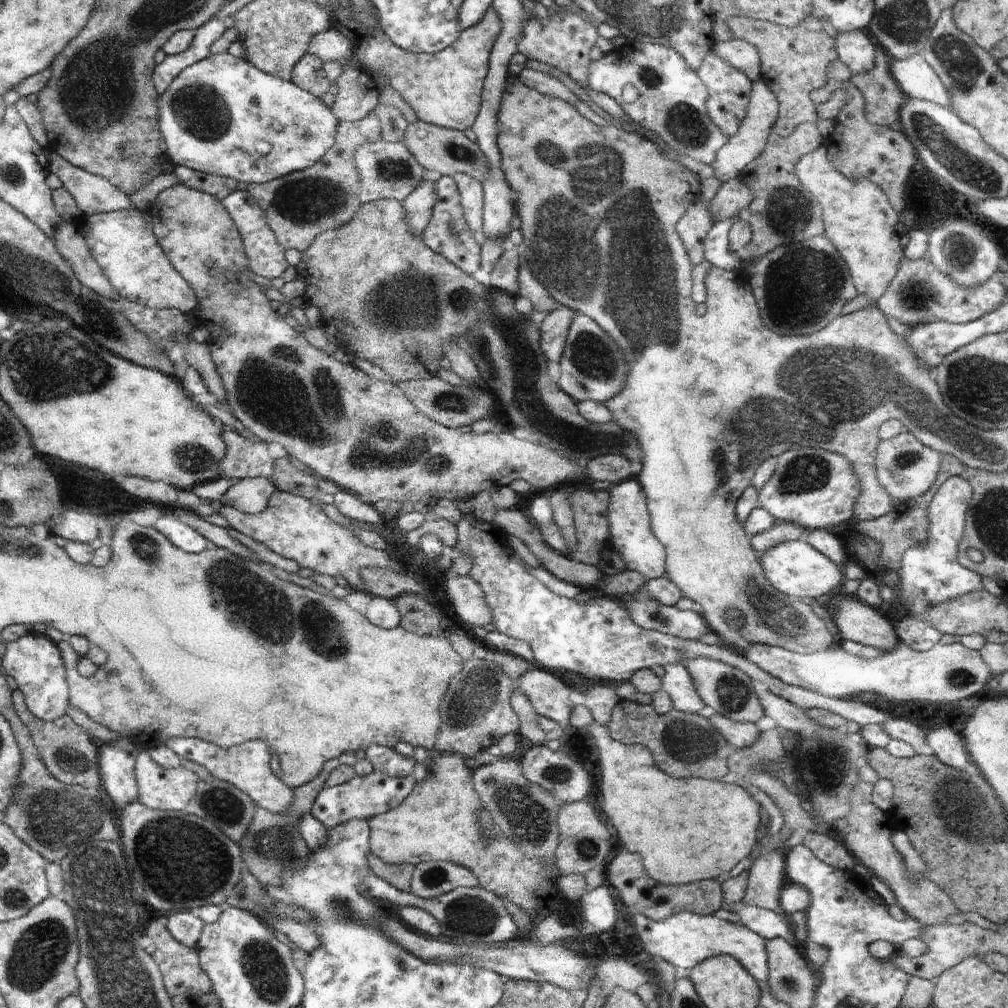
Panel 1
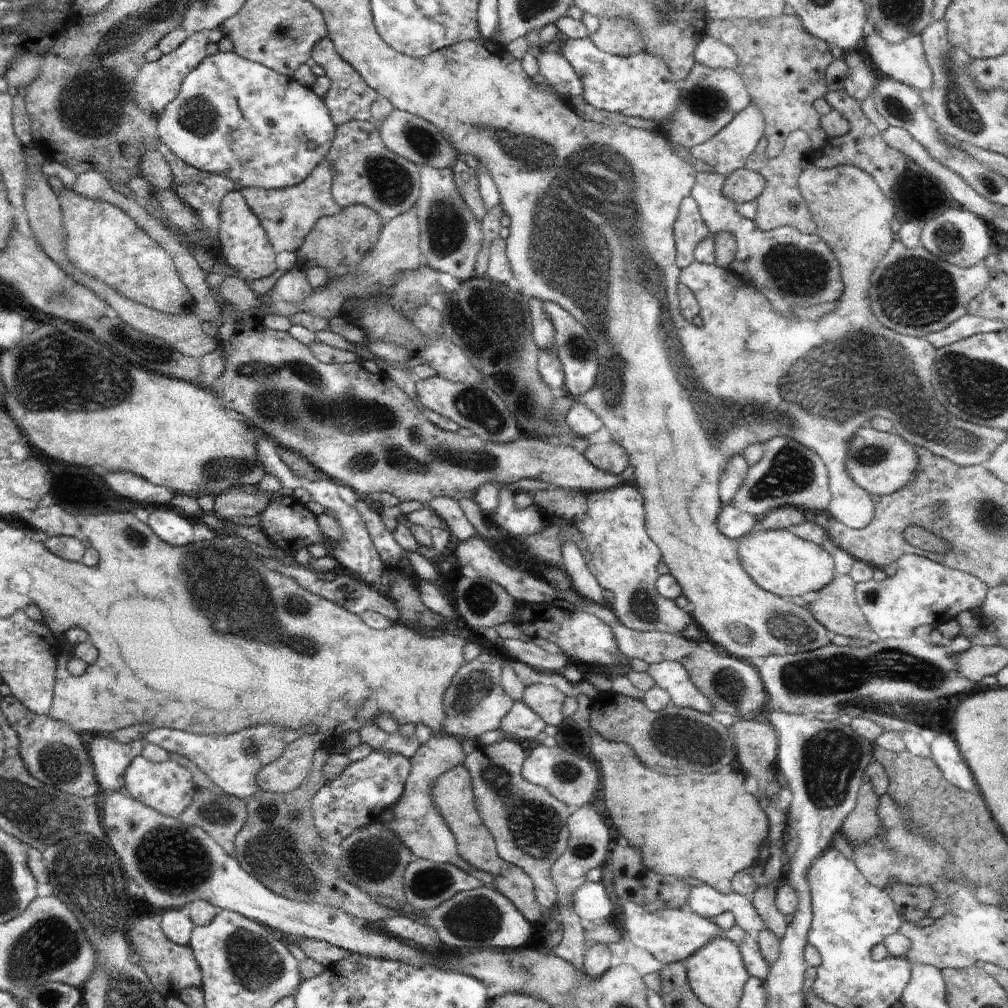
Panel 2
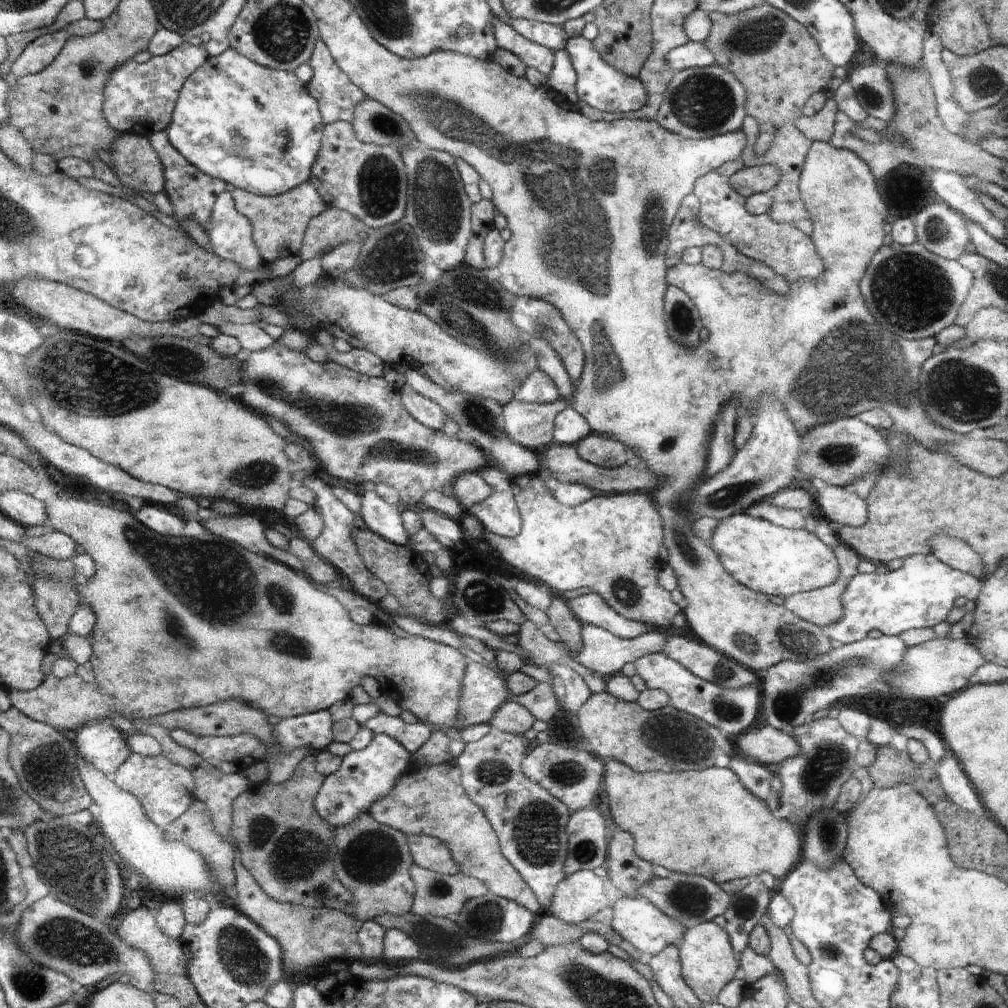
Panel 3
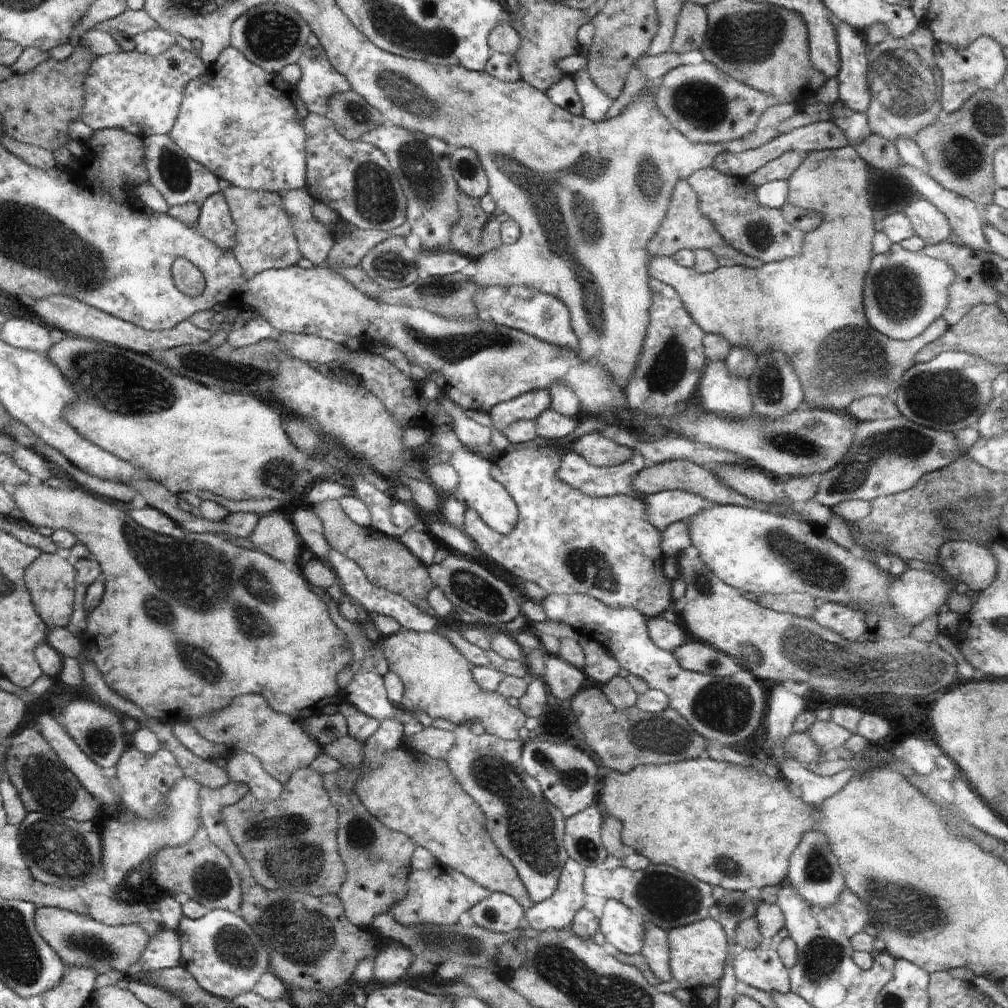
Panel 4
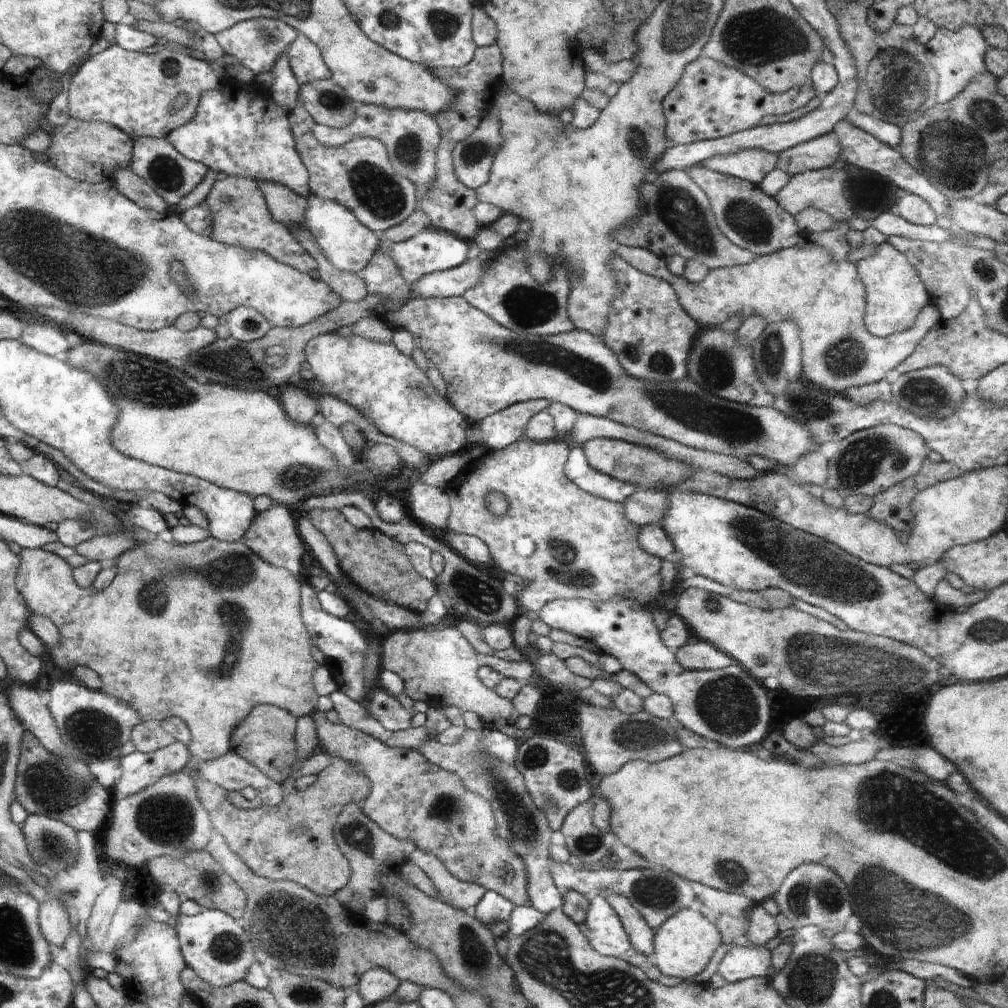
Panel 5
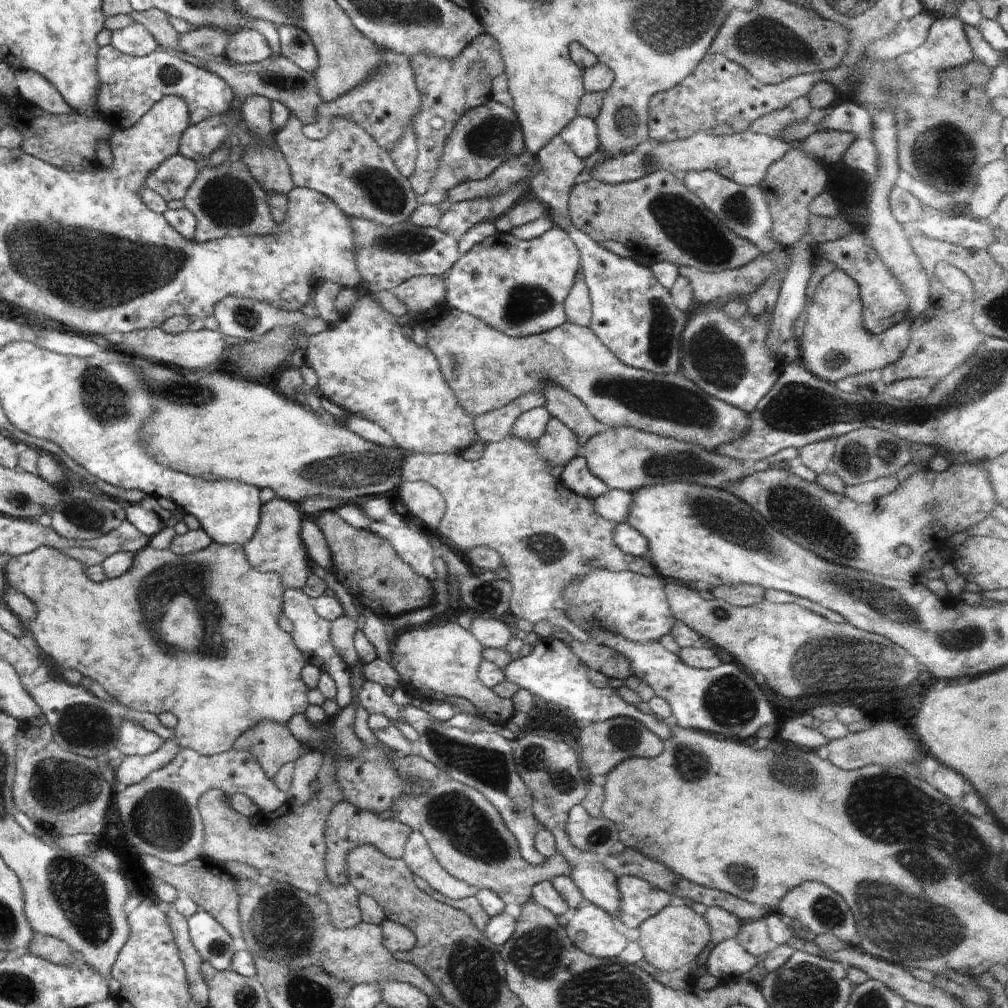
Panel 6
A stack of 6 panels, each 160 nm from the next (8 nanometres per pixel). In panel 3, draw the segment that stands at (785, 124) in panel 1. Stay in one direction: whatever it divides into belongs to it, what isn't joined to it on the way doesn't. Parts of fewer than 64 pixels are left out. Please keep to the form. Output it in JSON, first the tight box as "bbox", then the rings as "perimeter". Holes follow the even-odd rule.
{"bbox":[705,4,834,157],"perimeter":[[[764,4],[732,15],[724,13],[710,14],[712,30],[710,40],[705,40],[706,48],[714,53],[715,62],[730,71],[736,80],[745,88],[745,113],[751,116],[757,127],[757,139],[754,143],[755,153],[761,157],[772,144],[779,127],[788,120],[796,126],[796,121],[803,114],[804,103],[814,93],[822,92],[826,84],[833,78],[834,67],[828,64],[824,55],[819,51],[818,43],[802,24],[790,18],[784,11]]]}

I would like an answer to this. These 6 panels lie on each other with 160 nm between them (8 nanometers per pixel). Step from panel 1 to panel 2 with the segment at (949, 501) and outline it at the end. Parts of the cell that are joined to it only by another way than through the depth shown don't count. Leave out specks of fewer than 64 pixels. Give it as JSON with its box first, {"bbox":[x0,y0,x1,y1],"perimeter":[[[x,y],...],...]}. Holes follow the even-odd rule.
{"bbox":[855,555,989,639],"perimeter":[[[902,555],[896,564],[896,573],[890,578],[882,581],[872,578],[855,583],[856,604],[880,639],[907,637],[913,634],[916,626],[937,628],[955,618],[958,612],[982,607],[986,599],[989,588],[978,578],[960,570],[946,568],[916,555]]]}

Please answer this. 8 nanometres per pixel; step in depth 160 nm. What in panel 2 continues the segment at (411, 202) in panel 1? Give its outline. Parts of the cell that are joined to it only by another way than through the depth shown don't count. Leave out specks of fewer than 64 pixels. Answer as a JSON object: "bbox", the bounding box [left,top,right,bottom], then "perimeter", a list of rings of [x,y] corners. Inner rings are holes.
{"bbox":[267,208,424,320],"perimeter":[[[411,208],[406,213],[399,215],[397,218],[384,223],[384,229],[378,236],[377,244],[373,251],[358,264],[356,272],[348,272],[344,276],[338,276],[334,280],[329,280],[322,288],[314,289],[311,297],[304,303],[294,304],[288,301],[282,301],[276,298],[276,301],[267,304],[271,308],[271,314],[278,314],[290,318],[297,312],[311,312],[314,315],[324,316],[330,320],[336,317],[342,310],[341,306],[346,299],[352,297],[367,297],[392,288],[404,272],[416,270],[418,266],[424,264],[422,252],[419,246],[420,230],[416,209]]]}

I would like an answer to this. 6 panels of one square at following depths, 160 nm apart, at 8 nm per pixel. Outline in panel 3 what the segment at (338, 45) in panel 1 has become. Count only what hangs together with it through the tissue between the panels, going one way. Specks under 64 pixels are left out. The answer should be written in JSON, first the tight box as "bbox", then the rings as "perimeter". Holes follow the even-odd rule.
{"bbox":[306,38,368,124],"perimeter":[[[321,38],[316,41],[312,56],[308,59],[307,64],[312,67],[314,75],[306,86],[308,91],[317,99],[325,124],[338,121],[352,123],[357,112],[357,106],[360,103],[364,103],[368,97],[365,92],[362,92],[361,88],[358,88],[358,85],[355,85],[350,80],[350,77],[341,69],[337,61],[333,59],[328,45],[324,44]]]}

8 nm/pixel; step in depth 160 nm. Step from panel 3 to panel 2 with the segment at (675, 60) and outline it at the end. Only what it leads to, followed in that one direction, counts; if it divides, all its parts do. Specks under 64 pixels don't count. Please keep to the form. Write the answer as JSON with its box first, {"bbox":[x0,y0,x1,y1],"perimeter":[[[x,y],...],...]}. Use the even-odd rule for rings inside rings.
{"bbox":[693,35,738,69],"perimeter":[[[710,35],[702,38],[693,50],[696,63],[713,69],[736,69],[738,58],[736,52],[727,44],[714,40]]]}

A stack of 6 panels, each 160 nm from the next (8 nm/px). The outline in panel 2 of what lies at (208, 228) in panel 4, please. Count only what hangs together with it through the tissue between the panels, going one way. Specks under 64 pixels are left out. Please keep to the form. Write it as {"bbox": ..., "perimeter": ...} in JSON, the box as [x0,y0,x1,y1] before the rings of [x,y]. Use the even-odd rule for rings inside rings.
{"bbox":[217,191,277,282],"perimeter":[[[231,191],[226,195],[221,201],[220,212],[220,238],[217,240],[217,249],[226,257],[227,264],[244,274],[248,282],[270,276],[277,266],[277,262],[274,262],[276,250],[270,245],[260,218],[249,208],[242,194],[239,191]]]}

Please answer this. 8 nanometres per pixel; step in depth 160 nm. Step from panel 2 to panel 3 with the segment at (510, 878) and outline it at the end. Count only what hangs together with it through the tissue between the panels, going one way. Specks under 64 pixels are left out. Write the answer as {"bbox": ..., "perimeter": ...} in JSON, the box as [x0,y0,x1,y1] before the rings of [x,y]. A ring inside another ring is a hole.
{"bbox":[368,760,542,916],"perimeter":[[[411,760],[393,792],[372,804],[368,813],[376,822],[394,827],[406,835],[439,838],[449,848],[461,871],[484,882],[488,892],[516,901],[536,916],[542,913],[536,893],[501,852],[497,831],[465,792],[461,768],[455,762],[420,767]]]}

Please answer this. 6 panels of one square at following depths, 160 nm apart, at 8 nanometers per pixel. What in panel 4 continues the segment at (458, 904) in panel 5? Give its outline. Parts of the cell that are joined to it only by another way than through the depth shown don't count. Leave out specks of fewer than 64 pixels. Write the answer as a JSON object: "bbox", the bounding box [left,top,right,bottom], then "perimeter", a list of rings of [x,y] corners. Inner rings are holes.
{"bbox":[390,864,493,926],"perimeter":[[[436,864],[430,870],[411,869],[411,873],[406,879],[406,889],[408,889],[408,896],[404,896],[402,900],[396,902],[390,910],[395,919],[406,926],[448,926],[458,923],[460,914],[469,912],[477,902],[493,893],[461,872],[440,864]]]}

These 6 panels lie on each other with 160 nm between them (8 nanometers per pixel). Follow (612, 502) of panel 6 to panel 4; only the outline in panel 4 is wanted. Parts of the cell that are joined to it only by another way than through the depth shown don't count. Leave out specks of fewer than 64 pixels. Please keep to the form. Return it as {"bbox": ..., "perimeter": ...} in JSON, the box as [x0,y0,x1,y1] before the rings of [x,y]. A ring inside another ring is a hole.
{"bbox":[643,490,717,531],"perimeter":[[[669,490],[647,495],[643,501],[647,506],[649,520],[662,531],[670,524],[688,523],[693,516],[717,504],[706,497],[683,490]]]}

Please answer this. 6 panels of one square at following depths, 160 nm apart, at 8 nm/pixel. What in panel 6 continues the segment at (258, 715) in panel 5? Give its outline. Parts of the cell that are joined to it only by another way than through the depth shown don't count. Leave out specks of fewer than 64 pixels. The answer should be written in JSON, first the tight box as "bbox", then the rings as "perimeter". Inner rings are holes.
{"bbox":[233,720,304,779],"perimeter":[[[271,720],[244,732],[233,748],[252,753],[271,779],[284,763],[304,754],[304,746],[294,738],[288,725]]]}

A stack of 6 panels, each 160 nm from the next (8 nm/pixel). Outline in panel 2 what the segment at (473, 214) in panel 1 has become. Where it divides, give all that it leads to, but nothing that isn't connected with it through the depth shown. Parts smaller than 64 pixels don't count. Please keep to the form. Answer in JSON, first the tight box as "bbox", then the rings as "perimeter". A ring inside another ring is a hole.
{"bbox":[452,158,487,222],"perimeter":[[[463,158],[456,160],[452,169],[457,188],[464,197],[465,203],[481,222],[481,218],[487,213],[487,208],[481,195],[480,177],[477,171],[466,165]]]}

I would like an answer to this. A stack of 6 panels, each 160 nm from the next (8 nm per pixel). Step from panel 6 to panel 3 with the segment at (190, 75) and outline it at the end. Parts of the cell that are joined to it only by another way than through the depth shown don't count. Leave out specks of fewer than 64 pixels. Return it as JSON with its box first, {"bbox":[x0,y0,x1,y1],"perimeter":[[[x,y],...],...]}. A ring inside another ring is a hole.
{"bbox":[104,42,207,138],"perimeter":[[[184,42],[165,55],[153,56],[146,63],[130,59],[121,64],[105,86],[104,111],[109,125],[120,133],[136,133],[147,138],[150,134],[165,131],[171,123],[175,102],[187,76],[207,58],[204,46]]]}

